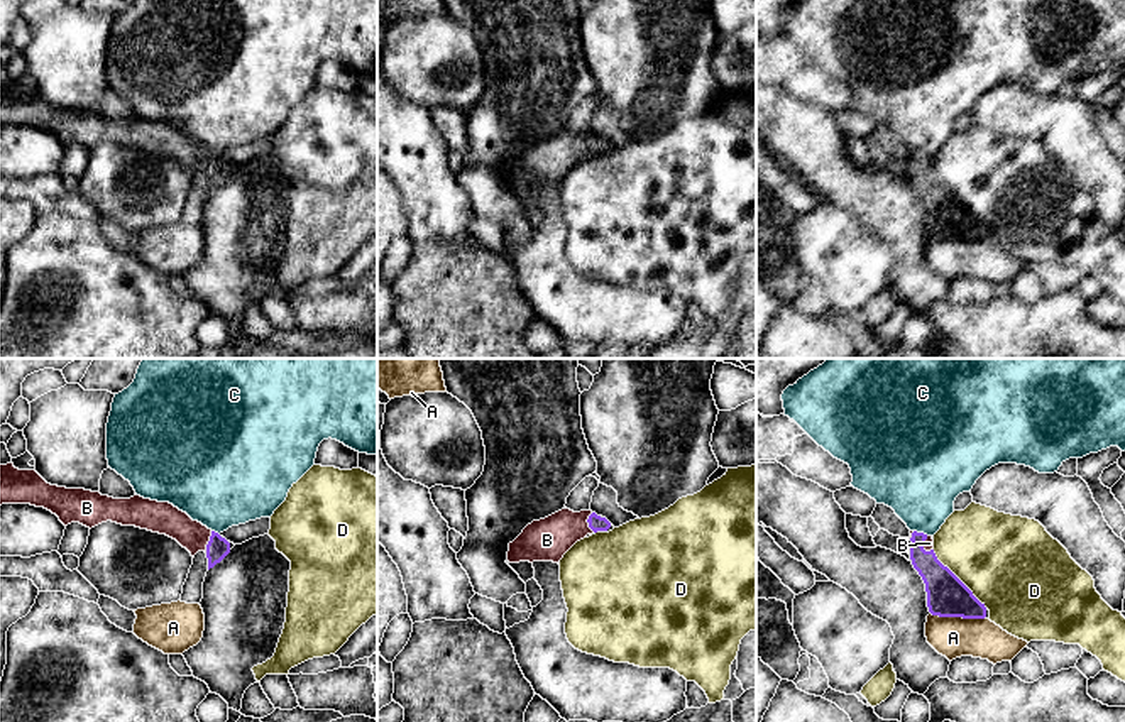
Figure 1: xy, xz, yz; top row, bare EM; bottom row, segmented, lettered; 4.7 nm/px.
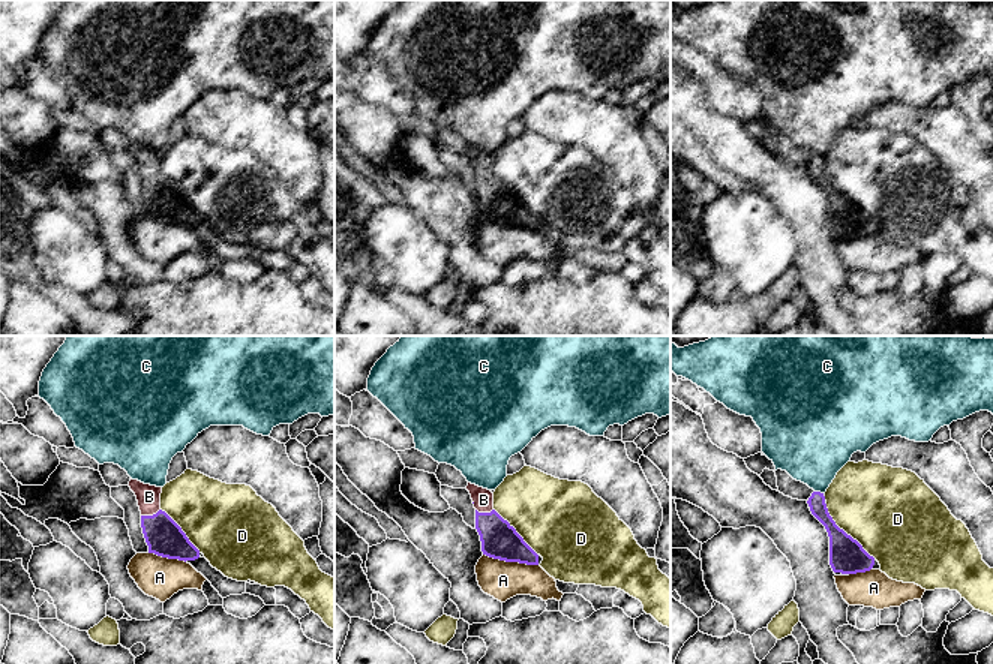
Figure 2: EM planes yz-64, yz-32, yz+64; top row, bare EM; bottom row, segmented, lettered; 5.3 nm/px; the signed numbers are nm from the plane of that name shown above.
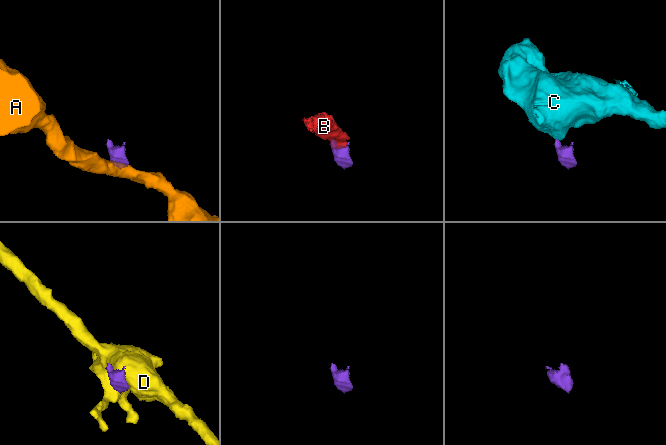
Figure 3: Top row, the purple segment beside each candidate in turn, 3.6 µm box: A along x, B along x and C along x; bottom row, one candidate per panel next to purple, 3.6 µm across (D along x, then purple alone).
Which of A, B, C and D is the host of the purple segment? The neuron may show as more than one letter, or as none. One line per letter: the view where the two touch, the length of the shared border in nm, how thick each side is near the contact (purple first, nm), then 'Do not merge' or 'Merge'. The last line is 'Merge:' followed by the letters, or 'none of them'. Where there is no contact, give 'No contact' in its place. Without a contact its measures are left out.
A: Touches purple in yz. Shared border 260 nm. Thickness 190 nm (purple) against 190 nm. Do not merge
B: Touches purple in xy. Shared border 110 nm. Thickness 110 nm (purple) against 150 nm. Merge
C: Touches purple in yz. Shared border 80 nm. Thickness 150 nm (purple) against 380 nm. Do not merge
D: Touches purple in yz. Shared border 380 nm. Thickness 190 nm (purple) against 440 nm. Do not merge
Merge: B

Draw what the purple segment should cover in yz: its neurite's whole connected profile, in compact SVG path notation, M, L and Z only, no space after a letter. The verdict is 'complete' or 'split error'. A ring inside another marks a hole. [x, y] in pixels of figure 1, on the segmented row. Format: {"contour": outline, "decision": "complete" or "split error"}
{"contour": "M910 531L910 560L925 583L927 607L932 615L985 619L986 607L934 553L934 539Z", "decision": "split error"}

